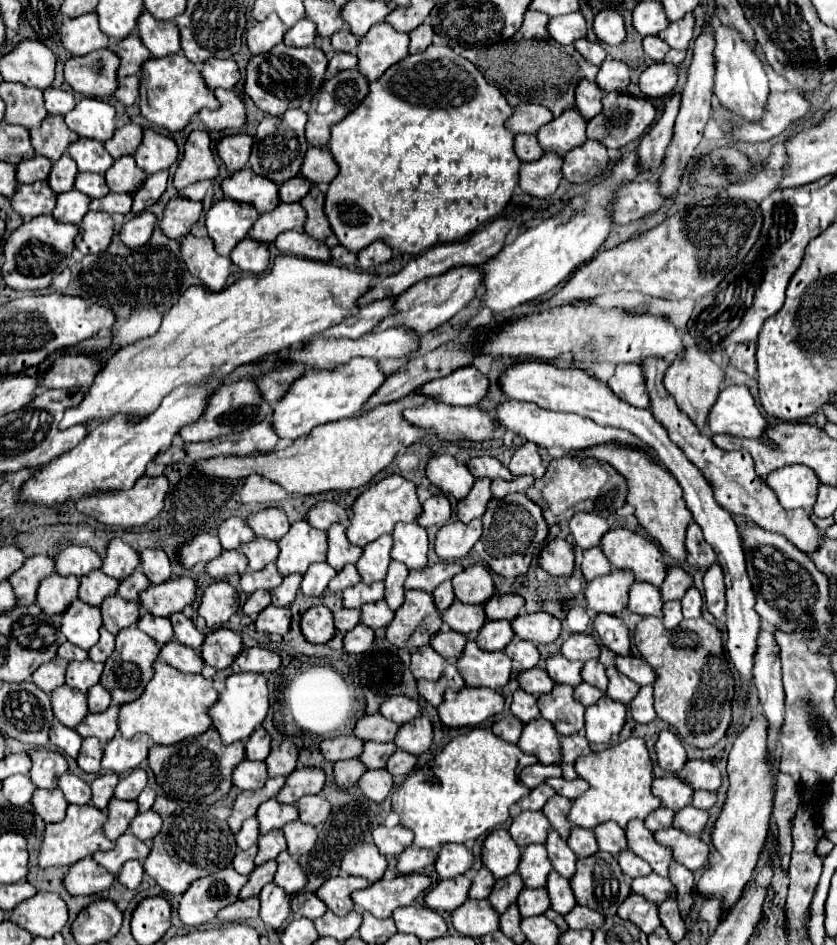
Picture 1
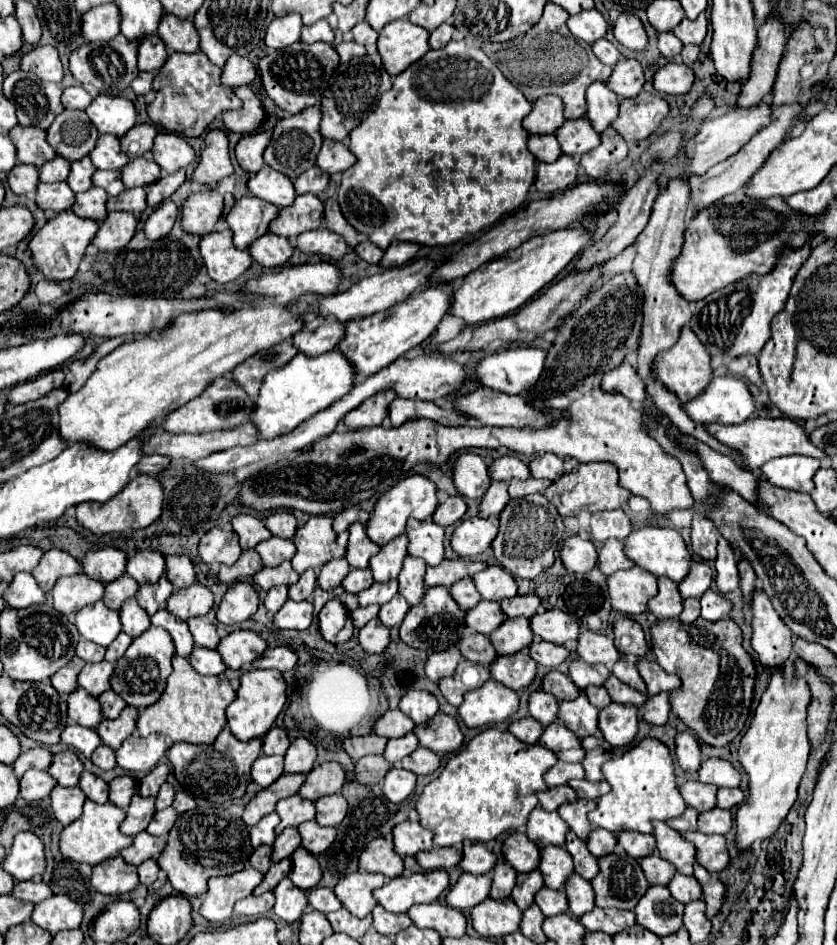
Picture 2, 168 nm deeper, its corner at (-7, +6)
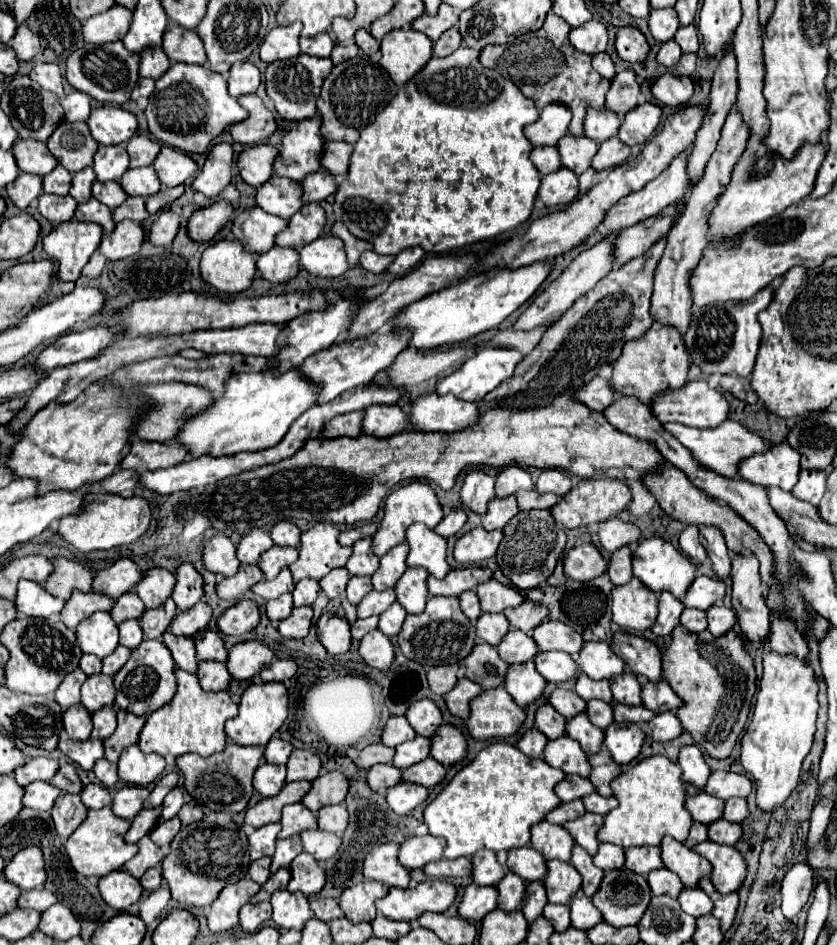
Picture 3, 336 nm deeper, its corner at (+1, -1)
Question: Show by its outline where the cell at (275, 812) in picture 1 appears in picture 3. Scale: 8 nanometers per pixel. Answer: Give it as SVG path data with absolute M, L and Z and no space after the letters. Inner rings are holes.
M294 803L284 807L280 823L282 829L278 833L278 839L284 839L284 837L298 835L306 829L316 829L316 815L310 809L306 809L302 803Z

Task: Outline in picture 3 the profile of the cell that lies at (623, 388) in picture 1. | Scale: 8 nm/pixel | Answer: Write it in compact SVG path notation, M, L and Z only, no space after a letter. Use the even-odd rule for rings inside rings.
M594 377L588 385L576 389L574 397L580 399L584 405L588 405L594 411L604 411L616 399L614 395L616 393L612 393L612 385L608 385L608 379Z

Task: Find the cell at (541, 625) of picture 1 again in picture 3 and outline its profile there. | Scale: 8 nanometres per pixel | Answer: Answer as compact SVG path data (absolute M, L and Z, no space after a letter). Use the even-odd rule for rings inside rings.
M552 619L540 623L540 627L536 627L532 633L536 633L536 637L532 637L532 639L536 641L540 651L556 649L556 651L570 653L574 657L584 643L584 639L580 637L578 631L564 625L562 621L552 621Z

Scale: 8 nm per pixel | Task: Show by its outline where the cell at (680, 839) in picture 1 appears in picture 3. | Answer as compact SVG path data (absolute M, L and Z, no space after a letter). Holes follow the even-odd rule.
M706 839L692 849L712 863L710 879L720 893L732 893L742 885L746 877L746 863L734 847L712 843Z

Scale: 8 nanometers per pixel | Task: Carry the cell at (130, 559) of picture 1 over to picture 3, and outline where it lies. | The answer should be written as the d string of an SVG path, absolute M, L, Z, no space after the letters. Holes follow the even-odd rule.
M152 567L144 571L144 577L142 581L136 583L134 591L144 601L144 605L152 609L152 607L160 607L170 597L174 583L176 583L174 573L160 567Z

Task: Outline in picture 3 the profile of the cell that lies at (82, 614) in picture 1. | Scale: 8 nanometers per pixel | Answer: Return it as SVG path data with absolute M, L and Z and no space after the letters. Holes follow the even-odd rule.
M94 613L76 627L76 639L82 653L104 659L118 645L118 625L112 621L110 613Z

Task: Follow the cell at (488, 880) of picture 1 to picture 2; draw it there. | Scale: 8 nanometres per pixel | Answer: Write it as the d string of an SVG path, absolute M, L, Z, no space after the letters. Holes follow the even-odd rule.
M506 862L496 864L496 868L492 870L490 898L494 898L494 900L510 898L510 892L512 892L512 888L516 884L516 876L518 876L518 872L510 864L506 864Z

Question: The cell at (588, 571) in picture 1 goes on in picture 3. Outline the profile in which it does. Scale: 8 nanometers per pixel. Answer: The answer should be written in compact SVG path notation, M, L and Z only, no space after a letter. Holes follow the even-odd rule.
M620 547L610 553L606 575L614 585L624 585L632 579L632 551L630 547Z

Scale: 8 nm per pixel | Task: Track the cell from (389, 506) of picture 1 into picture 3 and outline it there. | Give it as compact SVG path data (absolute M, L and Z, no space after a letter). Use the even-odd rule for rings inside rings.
M414 481L410 485L404 485L400 489L396 489L394 493L390 493L388 499L386 499L384 517L380 521L378 531L372 535L372 551L378 557L382 557L394 545L398 545L398 543L404 541L404 533L406 533L406 529L412 523L424 523L430 529L434 529L440 523L440 517L444 517L444 513L442 513L442 507L440 507L440 503L438 503L438 499L436 499L436 495L434 495L434 491L432 491L430 485L426 485L422 481Z

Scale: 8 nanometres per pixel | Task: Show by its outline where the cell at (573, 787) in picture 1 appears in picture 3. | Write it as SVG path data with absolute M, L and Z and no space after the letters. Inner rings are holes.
M590 793L588 797L582 797L582 803L584 803L586 811L594 811L600 815L606 815L610 809L614 809L618 805L618 801L614 797L602 797L598 793Z

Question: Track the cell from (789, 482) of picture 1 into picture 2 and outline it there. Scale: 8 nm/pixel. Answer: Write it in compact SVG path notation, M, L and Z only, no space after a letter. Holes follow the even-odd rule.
M782 456L766 462L760 472L766 480L778 488L788 488L796 492L812 490L812 476L820 468L820 460L810 456Z

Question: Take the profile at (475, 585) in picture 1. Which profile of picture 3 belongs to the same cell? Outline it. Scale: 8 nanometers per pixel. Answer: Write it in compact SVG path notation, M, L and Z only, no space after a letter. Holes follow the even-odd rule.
M496 579L486 581L484 585L478 585L476 593L480 597L480 607L484 613L500 613L506 607L516 607L524 601L516 589L502 585Z

